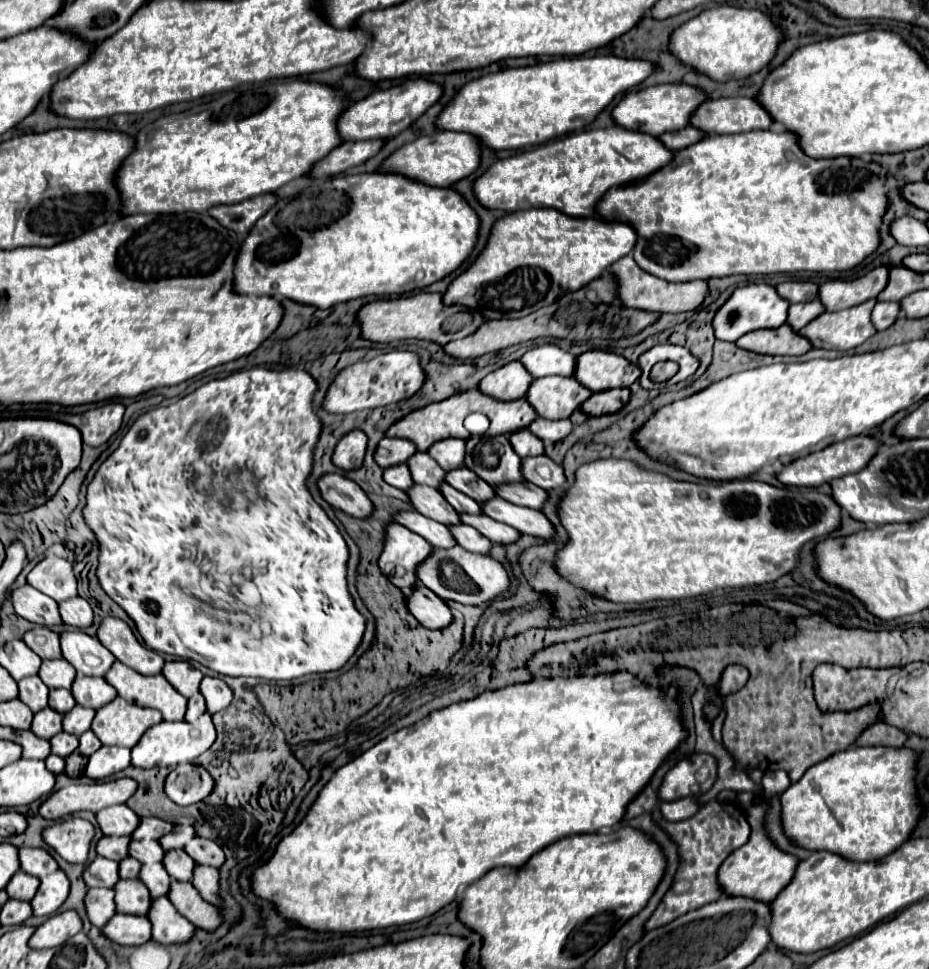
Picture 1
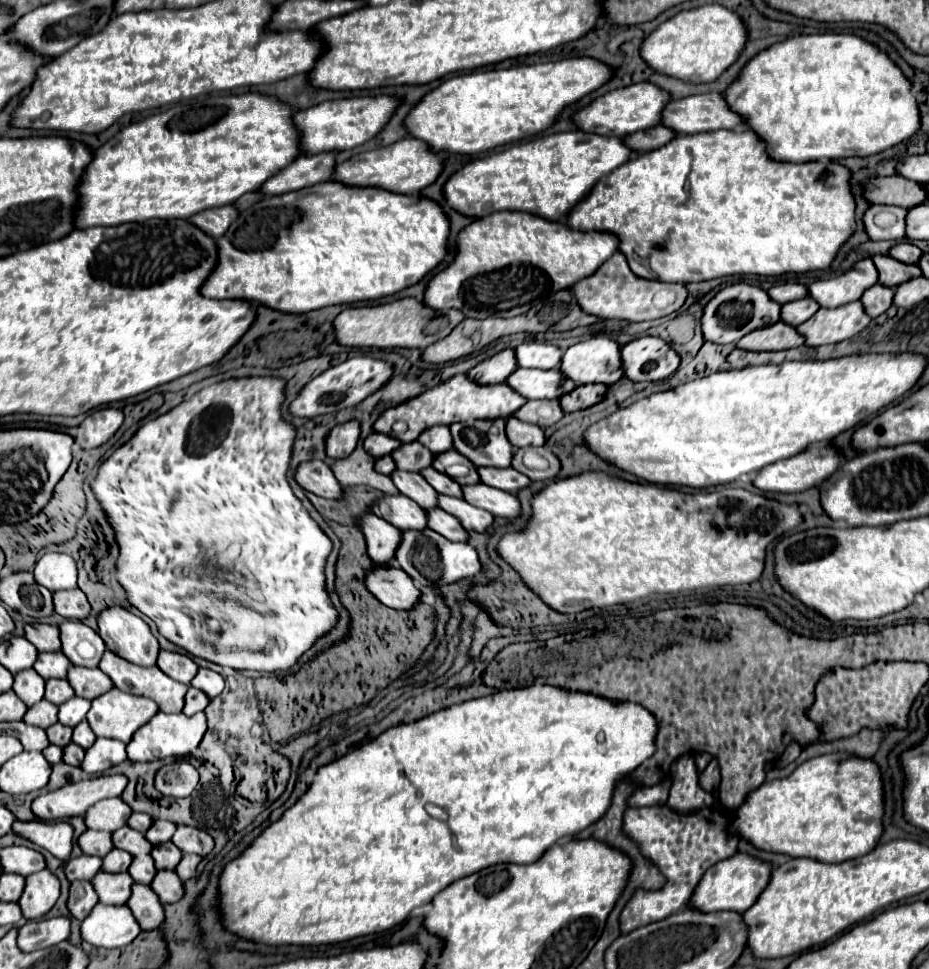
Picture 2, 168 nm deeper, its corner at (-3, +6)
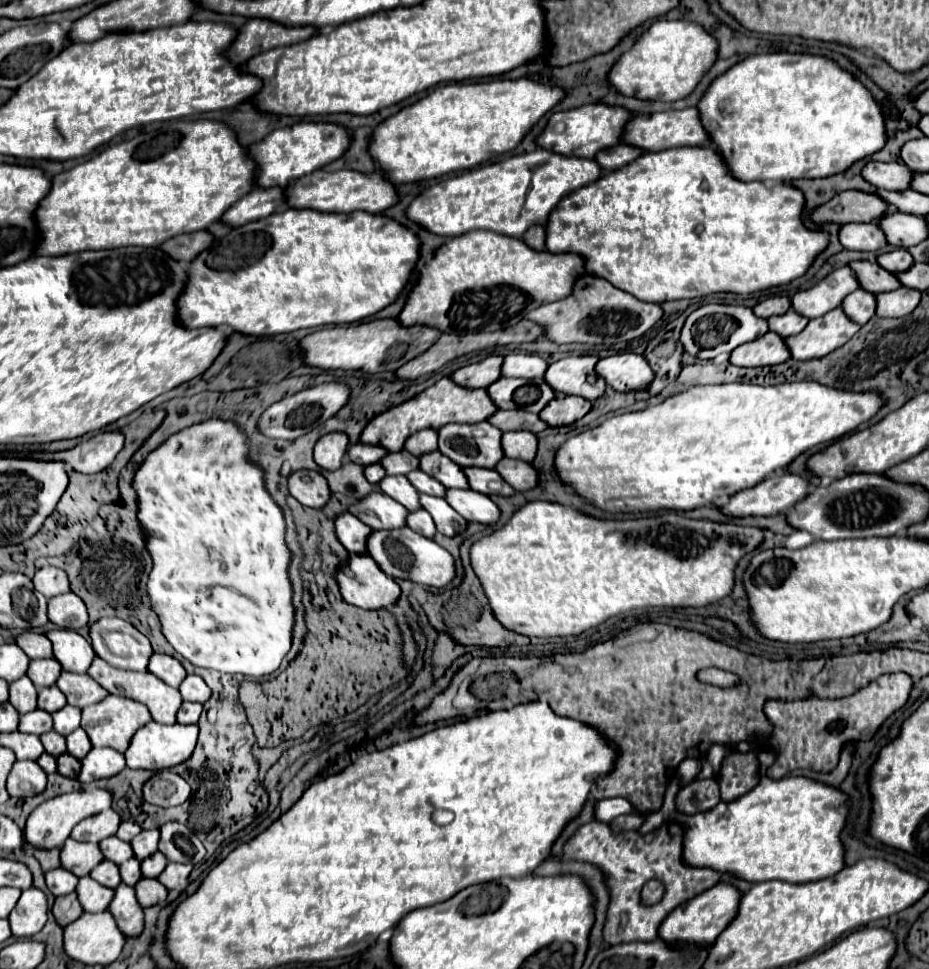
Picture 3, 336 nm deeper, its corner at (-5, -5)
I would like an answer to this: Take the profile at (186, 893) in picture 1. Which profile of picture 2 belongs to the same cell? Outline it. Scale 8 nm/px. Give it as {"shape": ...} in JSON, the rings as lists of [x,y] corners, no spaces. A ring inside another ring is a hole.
{"shape":[[[159,870],[151,882],[151,888],[159,894],[163,904],[175,904],[185,896],[183,882],[179,880],[179,876],[175,876],[175,872],[169,870]]]}

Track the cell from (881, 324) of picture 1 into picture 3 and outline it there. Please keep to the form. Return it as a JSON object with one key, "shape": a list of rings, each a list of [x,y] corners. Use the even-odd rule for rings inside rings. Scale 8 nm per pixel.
{"shape":[[[857,289],[843,299],[841,309],[845,311],[845,315],[849,315],[849,319],[863,325],[875,315],[875,297],[863,289]]]}

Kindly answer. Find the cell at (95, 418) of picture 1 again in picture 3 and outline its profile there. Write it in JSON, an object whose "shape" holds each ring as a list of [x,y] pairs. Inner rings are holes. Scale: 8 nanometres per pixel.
{"shape":[[[111,431],[111,433],[99,433],[93,435],[91,439],[79,443],[77,447],[69,449],[69,451],[61,451],[61,453],[45,453],[41,459],[45,461],[63,461],[67,465],[71,465],[77,473],[85,473],[85,475],[93,475],[99,473],[103,469],[107,469],[113,459],[117,457],[117,453],[123,447],[123,435],[119,431]]]}

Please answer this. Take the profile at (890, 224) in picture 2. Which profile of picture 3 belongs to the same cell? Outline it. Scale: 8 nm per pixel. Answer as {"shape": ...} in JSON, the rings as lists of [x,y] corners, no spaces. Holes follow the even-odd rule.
{"shape":[[[875,221],[841,225],[839,241],[841,241],[843,249],[851,249],[851,251],[877,251],[877,249],[887,247],[885,235],[877,227]]]}

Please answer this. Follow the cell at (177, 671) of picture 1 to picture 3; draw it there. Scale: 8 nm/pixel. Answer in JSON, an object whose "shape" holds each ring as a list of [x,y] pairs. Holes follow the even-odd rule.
{"shape":[[[153,653],[149,657],[147,671],[153,673],[155,677],[161,677],[171,687],[179,687],[179,683],[187,675],[187,671],[183,669],[183,665],[175,657],[169,657],[169,655],[163,655],[163,653]]]}

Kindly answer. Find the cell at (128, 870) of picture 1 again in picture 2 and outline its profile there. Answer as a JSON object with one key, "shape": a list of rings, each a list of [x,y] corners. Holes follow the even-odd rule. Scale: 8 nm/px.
{"shape":[[[113,848],[105,858],[103,858],[103,872],[127,872],[131,864],[131,854],[123,852],[119,848]]]}

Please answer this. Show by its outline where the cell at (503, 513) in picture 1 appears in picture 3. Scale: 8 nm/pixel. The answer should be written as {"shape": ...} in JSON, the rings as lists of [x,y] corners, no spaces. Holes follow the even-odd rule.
{"shape":[[[447,489],[445,501],[467,521],[477,521],[483,525],[493,525],[501,511],[499,507],[487,497],[473,489]]]}

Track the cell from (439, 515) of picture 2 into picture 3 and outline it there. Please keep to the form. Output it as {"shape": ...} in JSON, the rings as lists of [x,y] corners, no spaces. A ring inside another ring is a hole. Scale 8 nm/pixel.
{"shape":[[[417,509],[417,511],[409,513],[407,527],[409,527],[409,529],[413,529],[415,533],[423,535],[423,537],[429,537],[429,539],[435,535],[433,519],[431,519],[431,515],[429,515],[425,509]]]}

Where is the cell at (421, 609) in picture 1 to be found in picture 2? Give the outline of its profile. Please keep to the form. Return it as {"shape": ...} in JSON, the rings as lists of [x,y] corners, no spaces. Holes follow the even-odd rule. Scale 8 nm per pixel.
{"shape":[[[397,564],[371,570],[365,584],[369,592],[389,608],[411,610],[421,602],[421,590],[413,584],[411,578],[407,578],[407,572],[403,572]]]}

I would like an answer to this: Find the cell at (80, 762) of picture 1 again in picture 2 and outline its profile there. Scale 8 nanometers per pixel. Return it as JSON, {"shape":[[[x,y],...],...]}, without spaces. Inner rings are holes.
{"shape":[[[69,744],[67,748],[63,748],[63,762],[71,764],[71,766],[81,766],[85,756],[85,750],[77,744]]]}

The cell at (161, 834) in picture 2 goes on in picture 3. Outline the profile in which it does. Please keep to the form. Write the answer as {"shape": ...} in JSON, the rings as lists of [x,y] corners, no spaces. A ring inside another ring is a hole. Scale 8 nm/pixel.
{"shape":[[[143,829],[137,835],[137,839],[131,841],[131,847],[133,847],[135,857],[141,861],[141,859],[153,855],[157,851],[157,841],[159,841],[159,831],[155,831],[155,829],[153,831],[145,831]]]}

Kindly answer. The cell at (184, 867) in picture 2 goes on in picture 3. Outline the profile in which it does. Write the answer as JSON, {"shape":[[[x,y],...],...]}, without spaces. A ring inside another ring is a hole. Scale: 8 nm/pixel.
{"shape":[[[169,863],[165,871],[157,877],[159,883],[163,883],[167,889],[175,889],[181,883],[187,881],[189,873],[193,871],[193,865],[183,865],[183,863]]]}

